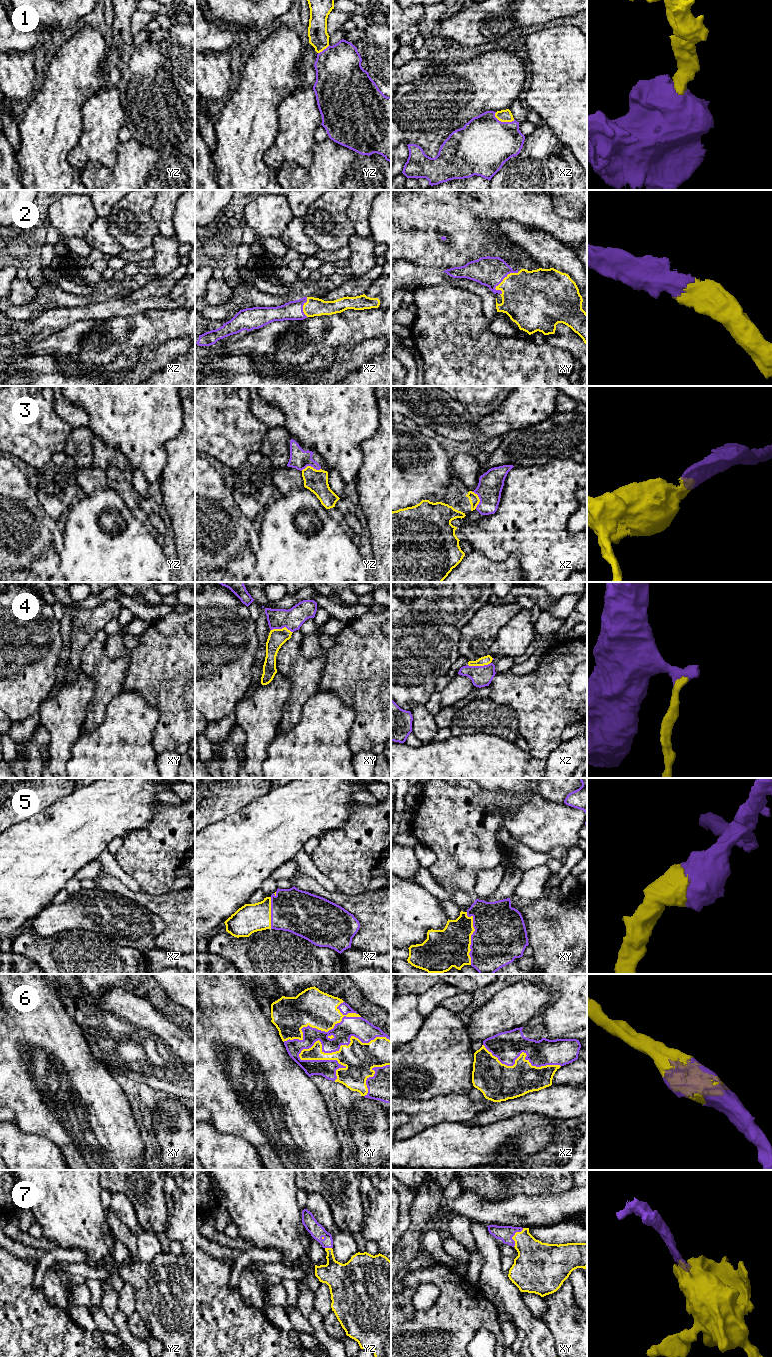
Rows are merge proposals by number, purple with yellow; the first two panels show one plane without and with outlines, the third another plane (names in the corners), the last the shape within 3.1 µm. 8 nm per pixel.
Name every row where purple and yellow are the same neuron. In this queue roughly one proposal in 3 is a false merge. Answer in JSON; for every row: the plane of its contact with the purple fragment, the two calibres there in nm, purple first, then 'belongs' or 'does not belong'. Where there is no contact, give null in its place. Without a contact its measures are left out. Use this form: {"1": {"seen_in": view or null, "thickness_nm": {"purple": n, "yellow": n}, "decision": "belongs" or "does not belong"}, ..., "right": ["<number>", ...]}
{"1": {"seen_in": "xz", "thickness_nm": {"purple": 440, "yellow": 100}, "decision": "belongs"}, "2": {"seen_in": "xy", "thickness_nm": {"purple": 240, "yellow": 440}, "decision": "belongs"}, "3": {"seen_in": "xz", "thickness_nm": {"purple": 200, "yellow": 80}, "decision": "does not belong"}, "4": {"seen_in": "xz", "thickness_nm": {"purple": 170, "yellow": 70}, "decision": "belongs"}, "5": {"seen_in": "xy", "thickness_nm": {"purple": 420, "yellow": 320}, "decision": "belongs"}, "6": {"seen_in": "xy", "thickness_nm": {"purple": 160, "yellow": 260}, "decision": "belongs"}, "7": {"seen_in": "xy", "thickness_nm": {"purple": 130, "yellow": 280}, "decision": "belongs"}, "right": ["1", "2", "4", "5", "6", "7"]}

